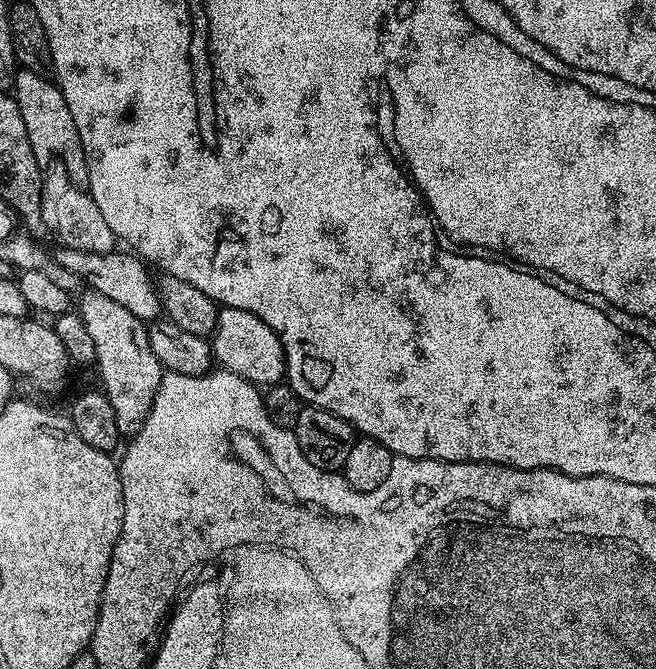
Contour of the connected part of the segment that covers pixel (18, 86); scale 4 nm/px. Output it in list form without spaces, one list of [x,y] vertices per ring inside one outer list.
[[[31,70],[17,71],[14,81],[14,99],[21,111],[26,132],[36,156],[57,156],[64,172],[68,175],[67,183],[71,187],[87,189],[88,167],[86,154],[82,150],[82,142],[78,138],[78,126],[74,126],[74,114],[70,114],[70,106],[66,106],[66,98],[62,90],[47,75]]]

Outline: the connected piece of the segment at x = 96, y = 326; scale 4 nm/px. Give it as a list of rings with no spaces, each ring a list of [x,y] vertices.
[[[91,290],[82,292],[79,293],[78,311],[82,322],[86,322],[90,338],[94,338],[95,367],[100,368],[102,391],[110,398],[110,406],[114,406],[121,433],[131,433],[150,414],[162,375],[160,363],[154,358],[154,350],[150,350],[145,321],[130,314],[126,306],[118,306],[118,302],[106,298],[106,294]]]

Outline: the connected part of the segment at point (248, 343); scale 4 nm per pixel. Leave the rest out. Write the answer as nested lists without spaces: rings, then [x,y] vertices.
[[[221,307],[216,313],[216,328],[210,337],[215,363],[257,386],[279,384],[285,379],[284,347],[274,330],[254,314],[237,308]]]

